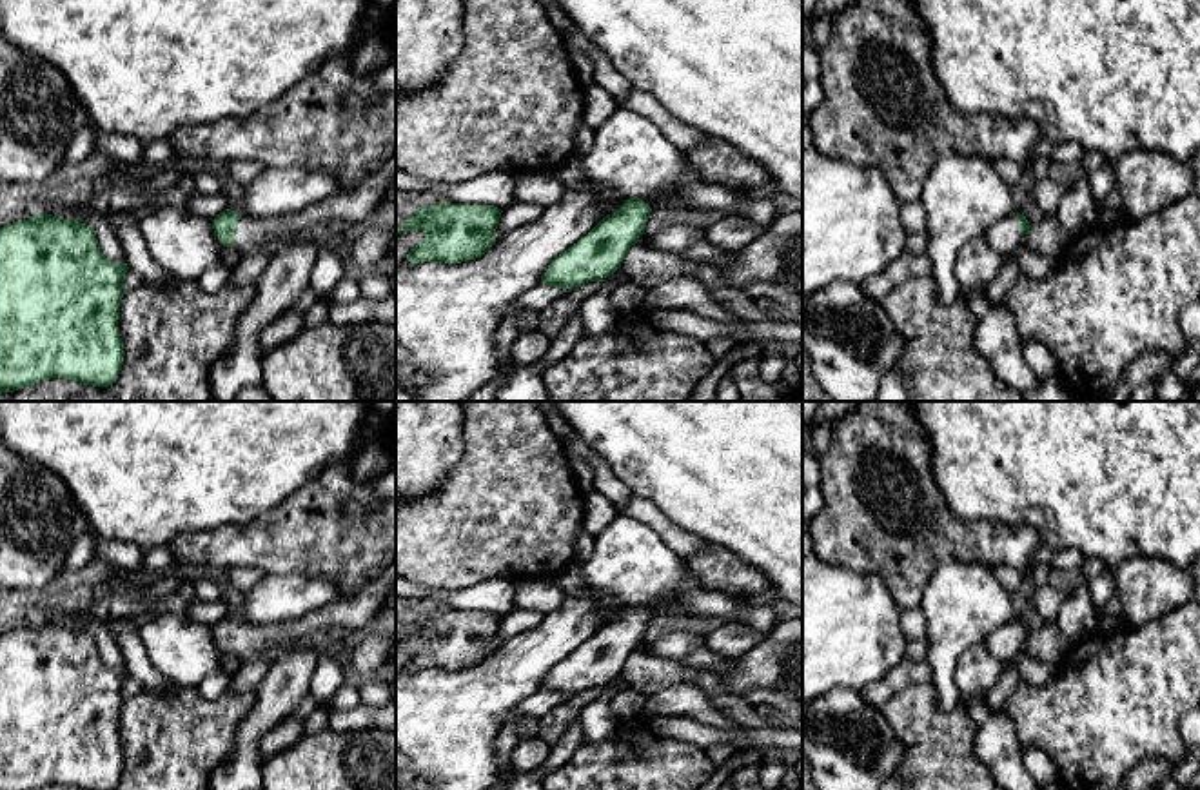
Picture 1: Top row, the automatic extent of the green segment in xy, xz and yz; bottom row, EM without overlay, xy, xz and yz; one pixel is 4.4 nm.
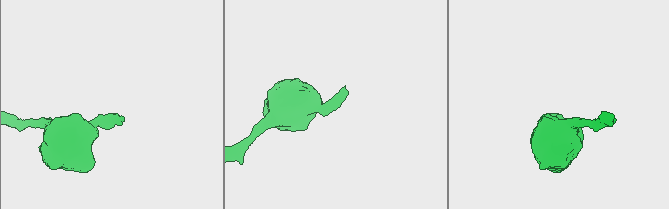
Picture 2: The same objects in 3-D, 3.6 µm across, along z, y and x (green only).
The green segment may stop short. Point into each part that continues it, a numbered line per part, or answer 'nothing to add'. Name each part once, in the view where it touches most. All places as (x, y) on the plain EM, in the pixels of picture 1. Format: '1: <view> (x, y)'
1: xy (253, 640)

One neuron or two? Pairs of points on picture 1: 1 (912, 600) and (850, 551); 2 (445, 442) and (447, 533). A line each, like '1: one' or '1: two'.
1: one
2: two

